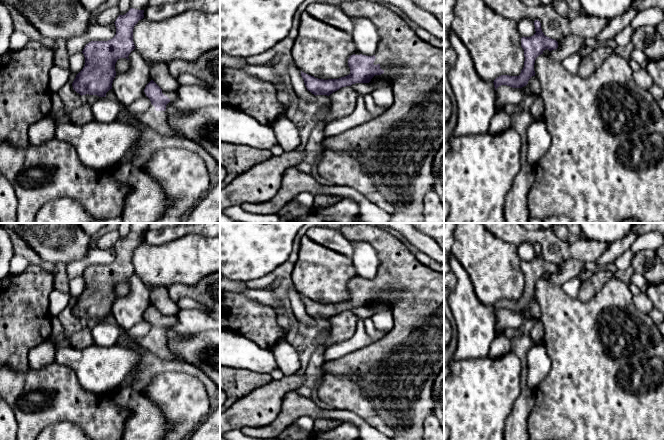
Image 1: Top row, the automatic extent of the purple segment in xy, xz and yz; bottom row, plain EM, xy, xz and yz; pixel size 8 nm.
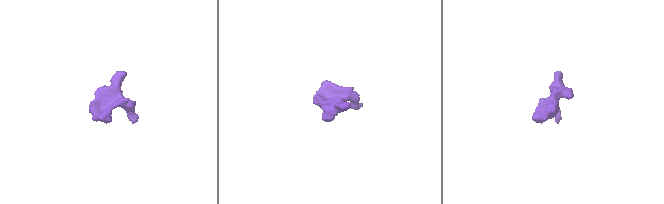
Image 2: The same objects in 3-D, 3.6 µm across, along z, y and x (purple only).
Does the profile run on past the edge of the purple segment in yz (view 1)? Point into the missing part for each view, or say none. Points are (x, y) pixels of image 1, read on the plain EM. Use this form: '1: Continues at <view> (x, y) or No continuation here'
1: No continuation here

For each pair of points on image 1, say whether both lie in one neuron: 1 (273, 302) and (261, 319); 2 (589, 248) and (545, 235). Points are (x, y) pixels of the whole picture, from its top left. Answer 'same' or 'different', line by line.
1: different
2: same

